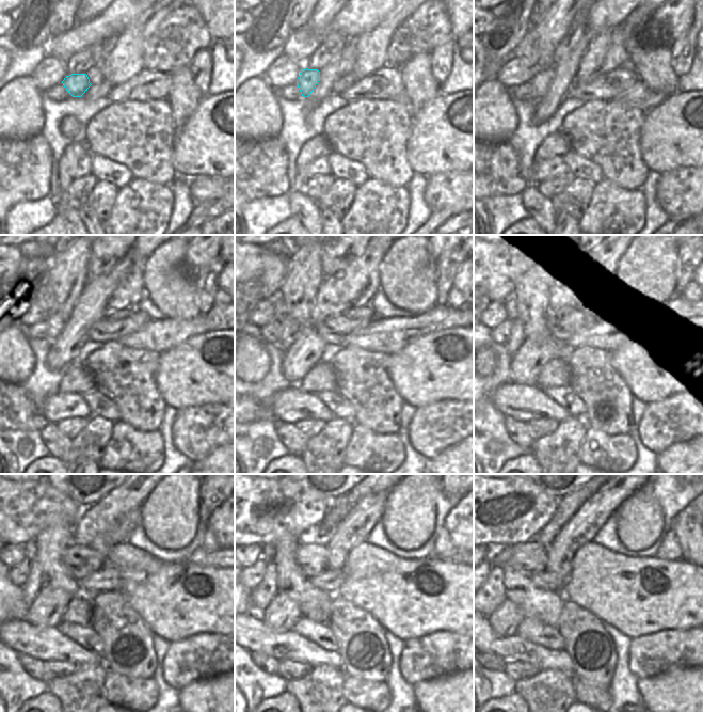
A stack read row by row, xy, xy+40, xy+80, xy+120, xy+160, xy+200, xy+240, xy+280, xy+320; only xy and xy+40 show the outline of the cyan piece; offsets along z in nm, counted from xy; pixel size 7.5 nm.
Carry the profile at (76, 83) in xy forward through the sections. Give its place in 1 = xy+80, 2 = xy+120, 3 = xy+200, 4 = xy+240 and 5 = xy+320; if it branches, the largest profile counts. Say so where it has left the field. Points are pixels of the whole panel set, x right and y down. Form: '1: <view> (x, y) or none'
1: xy+80 (542, 78)
2: xy+120 (57, 321)
3: xy+200 (516, 338)
4: xy+240 (33, 584)
5: xy+320 (495, 591)

